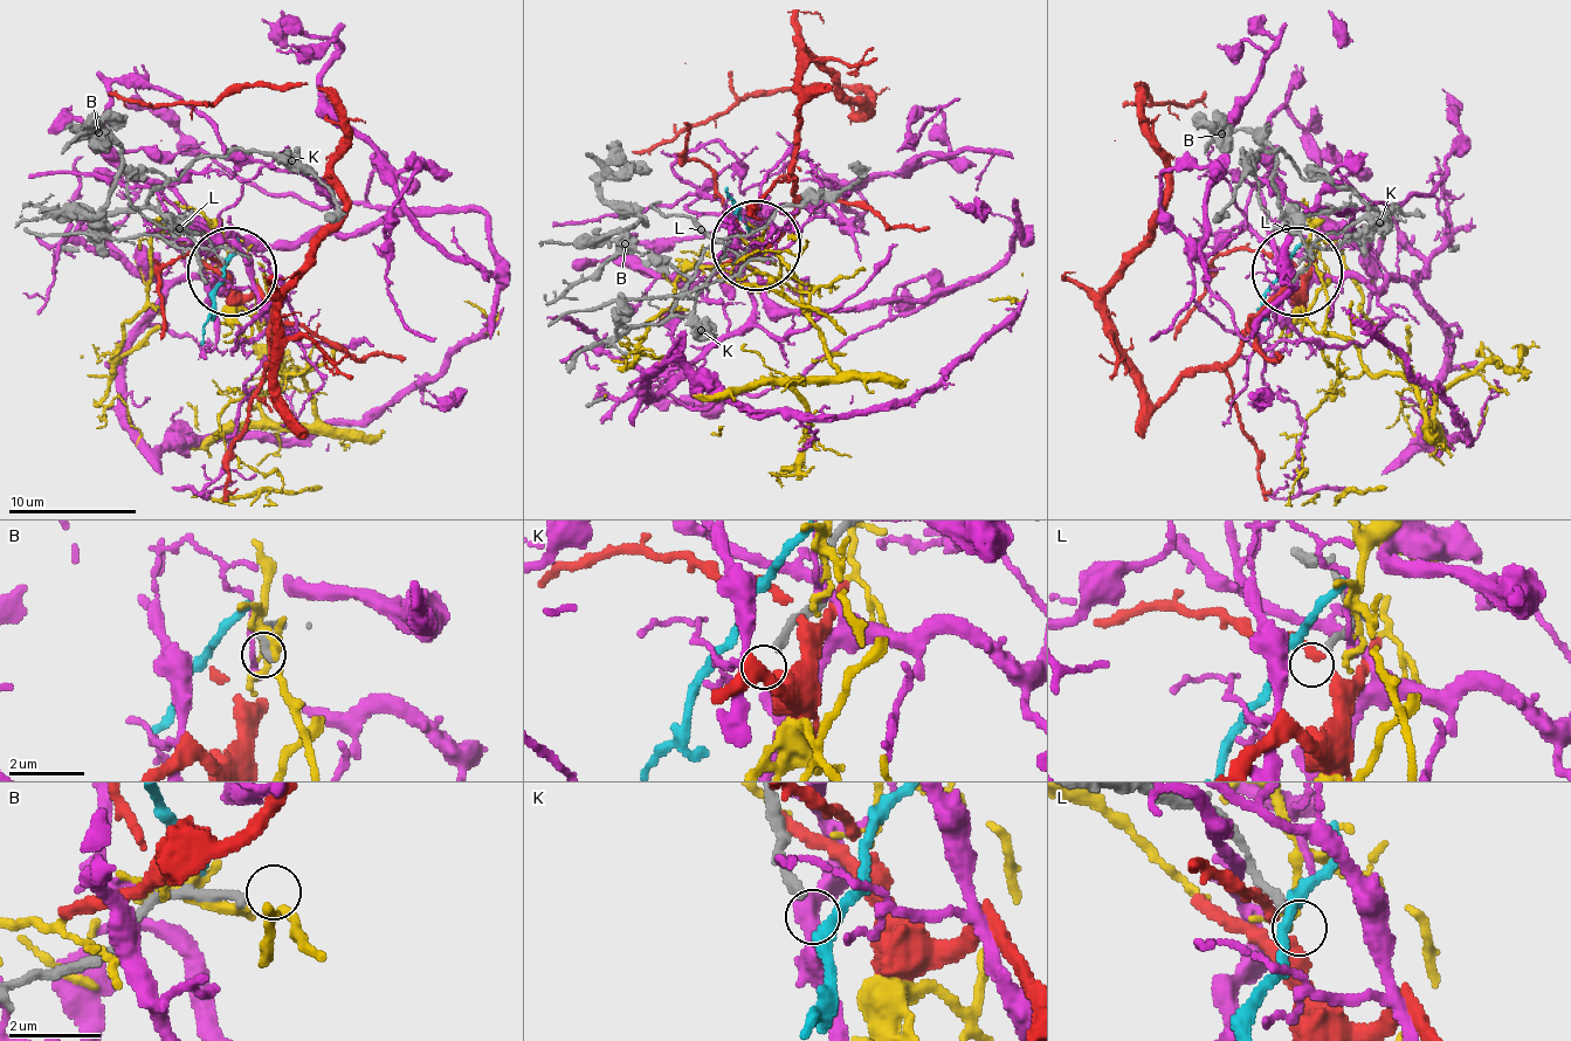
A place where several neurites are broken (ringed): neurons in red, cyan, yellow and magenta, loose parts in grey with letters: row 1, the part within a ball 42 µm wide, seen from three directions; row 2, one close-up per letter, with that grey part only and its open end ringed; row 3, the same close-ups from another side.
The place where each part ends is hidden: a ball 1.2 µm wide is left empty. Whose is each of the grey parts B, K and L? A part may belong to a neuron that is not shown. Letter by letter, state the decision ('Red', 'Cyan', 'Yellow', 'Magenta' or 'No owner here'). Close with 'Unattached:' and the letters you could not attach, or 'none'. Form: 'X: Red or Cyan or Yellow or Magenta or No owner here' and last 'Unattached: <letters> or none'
B: No owner here
K: No owner here
L: No owner here
Unattached: B, K, L

